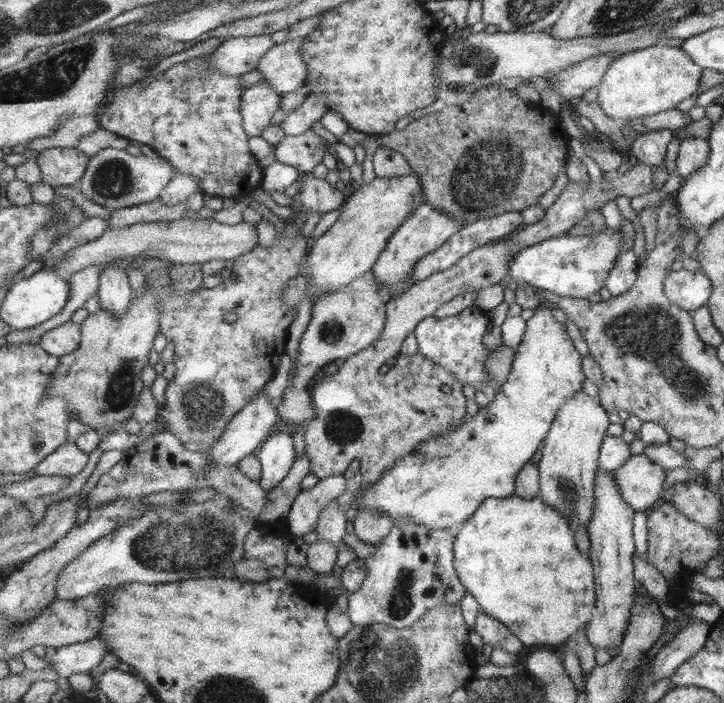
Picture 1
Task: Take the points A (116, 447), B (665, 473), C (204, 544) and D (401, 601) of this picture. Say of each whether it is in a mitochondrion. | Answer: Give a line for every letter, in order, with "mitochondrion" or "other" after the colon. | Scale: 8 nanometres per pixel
A: other
B: other
C: mitochondrion
D: mitochondrion

